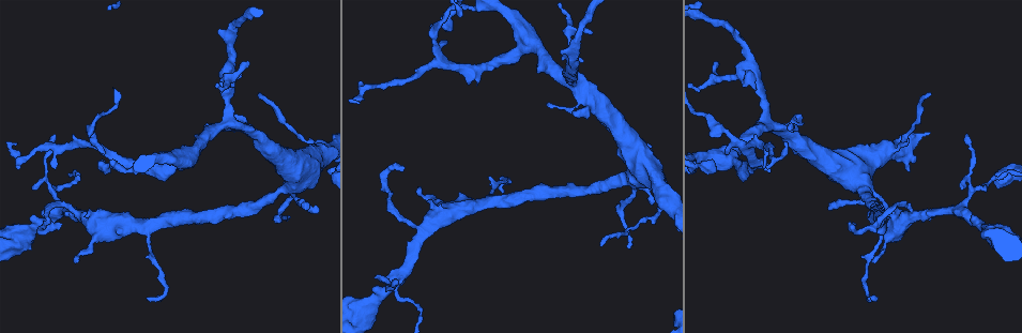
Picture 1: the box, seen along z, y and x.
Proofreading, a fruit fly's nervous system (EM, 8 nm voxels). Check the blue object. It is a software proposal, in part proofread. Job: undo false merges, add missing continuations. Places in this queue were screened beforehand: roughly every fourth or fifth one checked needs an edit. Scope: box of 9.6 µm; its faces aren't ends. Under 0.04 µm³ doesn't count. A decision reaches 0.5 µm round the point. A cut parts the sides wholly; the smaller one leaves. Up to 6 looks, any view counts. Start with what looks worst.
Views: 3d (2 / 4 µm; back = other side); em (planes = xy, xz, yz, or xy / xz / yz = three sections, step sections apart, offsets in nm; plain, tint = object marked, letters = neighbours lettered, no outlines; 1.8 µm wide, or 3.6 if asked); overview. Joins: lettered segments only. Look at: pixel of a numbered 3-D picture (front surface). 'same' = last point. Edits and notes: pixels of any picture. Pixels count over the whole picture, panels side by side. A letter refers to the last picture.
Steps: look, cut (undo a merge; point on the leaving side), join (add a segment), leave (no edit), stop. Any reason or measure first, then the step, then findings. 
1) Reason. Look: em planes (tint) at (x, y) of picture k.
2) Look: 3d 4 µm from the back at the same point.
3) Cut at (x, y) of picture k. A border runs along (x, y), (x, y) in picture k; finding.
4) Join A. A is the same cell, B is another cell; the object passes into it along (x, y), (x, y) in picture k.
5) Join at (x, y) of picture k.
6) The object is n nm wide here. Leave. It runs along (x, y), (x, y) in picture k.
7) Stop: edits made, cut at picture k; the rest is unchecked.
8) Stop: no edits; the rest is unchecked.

Sharp bend. Look: 3d 4 µm at (295, 183) of picture 1.

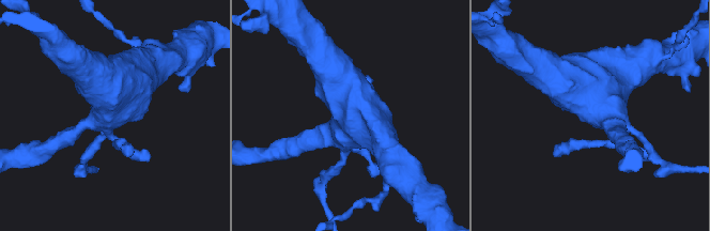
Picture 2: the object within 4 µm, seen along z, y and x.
Look: em planes (letters) at (598, 106) of picture 2.

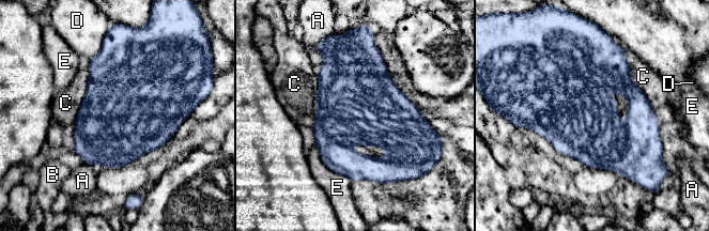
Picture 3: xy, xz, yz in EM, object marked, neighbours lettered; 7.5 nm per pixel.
The longest contact is with C, 480 nm. Leave. A, B, C, D and E are other cells; continuous, no second cell.

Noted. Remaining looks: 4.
Abrupt turn. Look: 3d 4 µm at (229, 63) of picture 1.

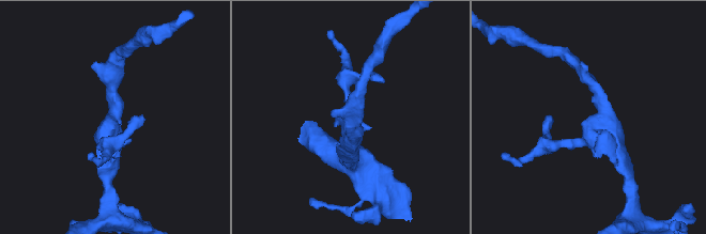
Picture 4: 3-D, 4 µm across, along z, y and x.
Need the tissue. Look: em planes (letters) at (606, 120) of picture 4.

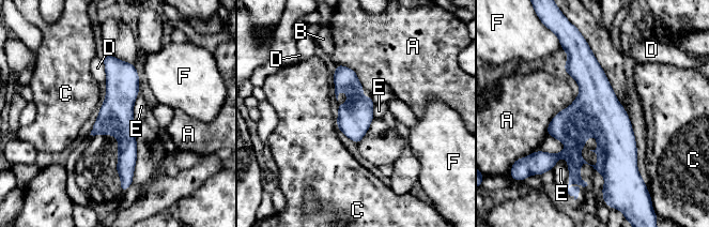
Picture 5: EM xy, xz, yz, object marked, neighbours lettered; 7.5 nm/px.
Leave. A, B, C, D, E and F are other cells; a border runs along (139, 78), (134, 121) in picture 5; all the same cell.

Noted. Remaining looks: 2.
Stop: no edits; the rest is unchecked.

